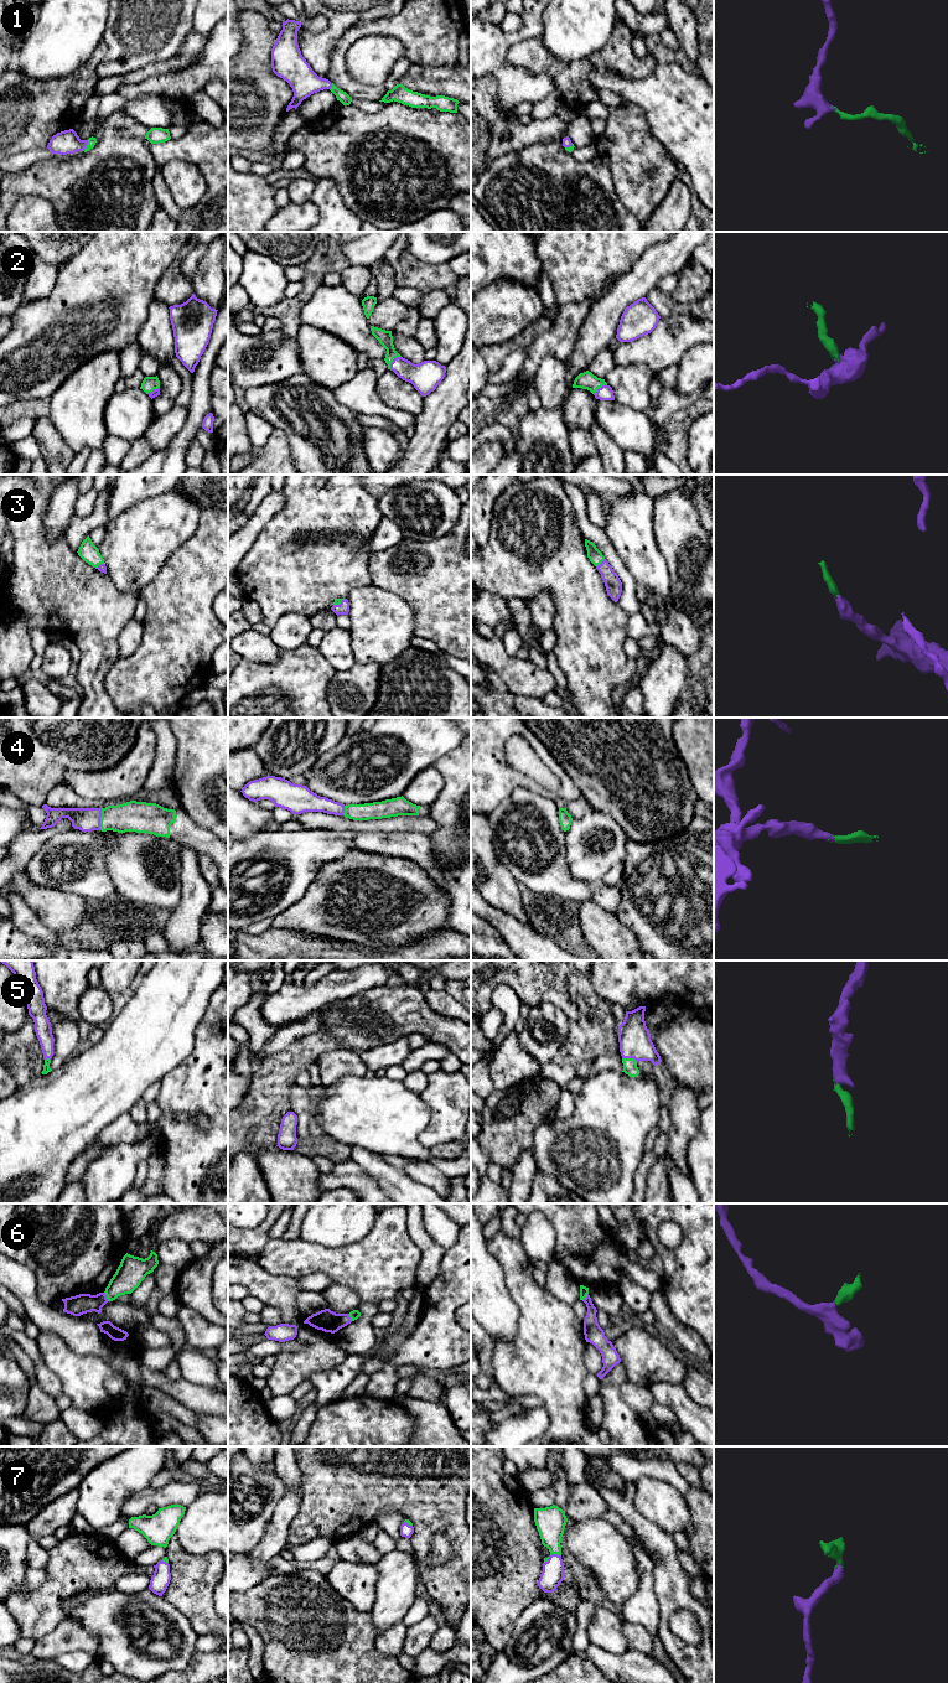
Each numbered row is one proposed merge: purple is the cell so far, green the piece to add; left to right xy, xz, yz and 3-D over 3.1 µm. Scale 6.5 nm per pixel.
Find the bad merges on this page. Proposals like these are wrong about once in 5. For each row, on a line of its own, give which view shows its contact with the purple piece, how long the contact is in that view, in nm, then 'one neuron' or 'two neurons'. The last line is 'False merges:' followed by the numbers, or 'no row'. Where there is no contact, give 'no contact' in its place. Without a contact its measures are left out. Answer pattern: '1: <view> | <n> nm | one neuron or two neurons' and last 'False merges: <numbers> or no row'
1: xy | 80 nm | one neuron
2: xz | 120 nm | one neuron
3: yz | 80 nm | one neuron
4: xy | 140 nm | one neuron
5: yz | 110 nm | one neuron
6: xy | 70 nm | two neurons
7: yz | 130 nm | one neuron
False merges: 6

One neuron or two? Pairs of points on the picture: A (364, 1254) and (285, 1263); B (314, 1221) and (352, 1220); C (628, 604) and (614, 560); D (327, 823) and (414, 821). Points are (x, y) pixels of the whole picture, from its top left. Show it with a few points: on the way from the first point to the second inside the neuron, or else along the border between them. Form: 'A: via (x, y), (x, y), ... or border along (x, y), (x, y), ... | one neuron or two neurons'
A: via (345, 1259), (305, 1259) | one neuron
B: via (324, 1221), (342, 1220) | one neuron
C: via (628, 593), (628, 583), (622, 571) | one neuron
D: via (348, 824), (393, 824) | one neuron

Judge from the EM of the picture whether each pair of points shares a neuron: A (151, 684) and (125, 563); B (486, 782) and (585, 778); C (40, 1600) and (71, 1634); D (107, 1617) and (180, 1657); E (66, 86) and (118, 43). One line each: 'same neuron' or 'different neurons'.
A: different neurons
B: different neurons
C: different neurons
D: same neuron
E: different neurons

